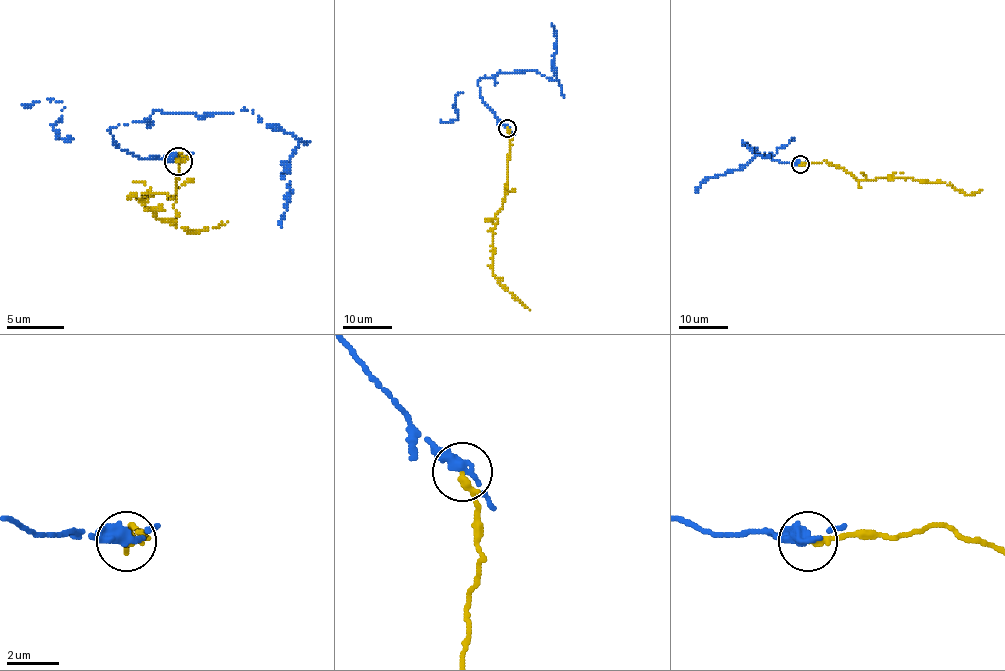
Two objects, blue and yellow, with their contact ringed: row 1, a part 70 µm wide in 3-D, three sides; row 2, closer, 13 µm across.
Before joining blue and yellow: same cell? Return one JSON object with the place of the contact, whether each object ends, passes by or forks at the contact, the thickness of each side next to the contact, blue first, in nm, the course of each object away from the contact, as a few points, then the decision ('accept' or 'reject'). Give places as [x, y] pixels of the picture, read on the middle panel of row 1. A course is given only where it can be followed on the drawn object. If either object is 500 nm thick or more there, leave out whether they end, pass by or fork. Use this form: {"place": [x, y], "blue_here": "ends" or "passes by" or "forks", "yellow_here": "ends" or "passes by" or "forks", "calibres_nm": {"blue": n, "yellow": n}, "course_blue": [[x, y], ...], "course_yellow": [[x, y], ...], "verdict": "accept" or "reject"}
{"place": [507, 128], "blue_here": "passes by", "yellow_here": "ends", "calibres_nm": {"blue": 360, "yellow": 280}, "course_blue": [[508, 128], [482, 99], [479, 80], [536, 70], [560, 82], [553, 65], [556, 33], [552, 23]], "course_yellow": [[508, 128], [511, 145], [503, 207], [495, 215], [497, 224], [493, 229], [492, 273], [529, 310]], "verdict": "reject"}

